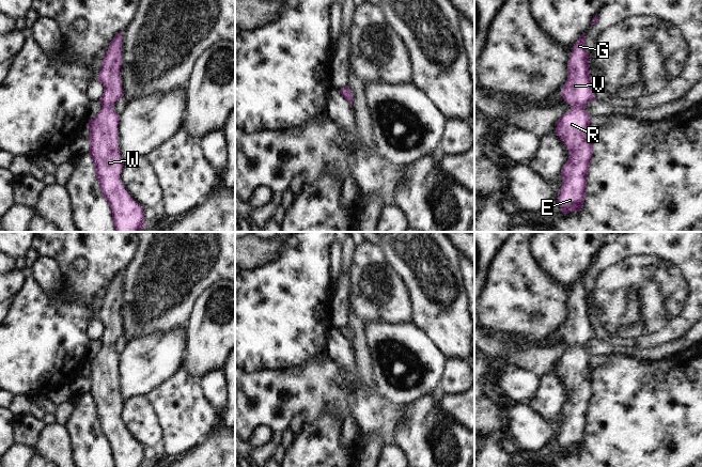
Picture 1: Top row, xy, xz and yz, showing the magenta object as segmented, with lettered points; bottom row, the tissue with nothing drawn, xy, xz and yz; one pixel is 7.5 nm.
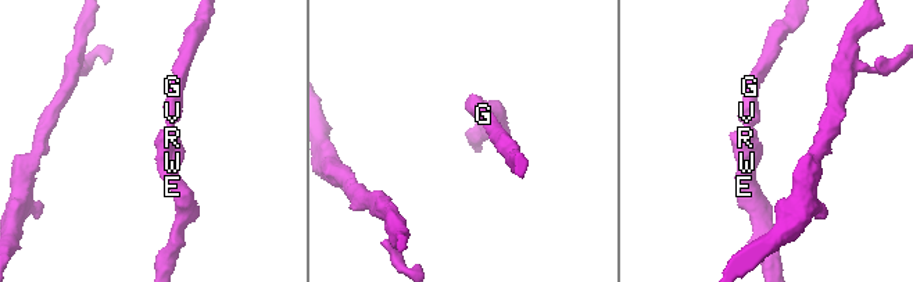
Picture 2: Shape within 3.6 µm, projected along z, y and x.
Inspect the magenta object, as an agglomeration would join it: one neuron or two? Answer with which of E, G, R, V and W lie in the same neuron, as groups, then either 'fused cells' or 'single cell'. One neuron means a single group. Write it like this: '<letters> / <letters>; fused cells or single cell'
E G R V W; single cell

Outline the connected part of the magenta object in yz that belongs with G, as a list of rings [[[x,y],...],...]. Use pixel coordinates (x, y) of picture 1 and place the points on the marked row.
[[[581,35],[573,46],[567,62],[567,79],[561,91],[562,98],[572,108],[556,122],[556,134],[568,150],[568,159],[561,169],[562,186],[557,198],[562,214],[583,207],[587,173],[594,149],[595,131],[590,125],[591,115],[584,110],[595,99],[586,35]]]

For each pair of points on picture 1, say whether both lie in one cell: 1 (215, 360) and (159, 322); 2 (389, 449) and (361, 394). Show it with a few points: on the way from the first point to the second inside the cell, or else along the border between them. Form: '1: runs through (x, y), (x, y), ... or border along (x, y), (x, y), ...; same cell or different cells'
1: border along (192, 306), (187, 324), (183, 329); different cells
2: border along (392, 441), (385, 444); different cells

